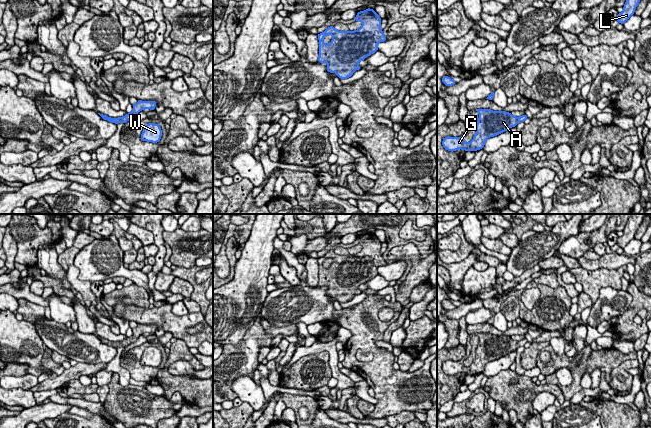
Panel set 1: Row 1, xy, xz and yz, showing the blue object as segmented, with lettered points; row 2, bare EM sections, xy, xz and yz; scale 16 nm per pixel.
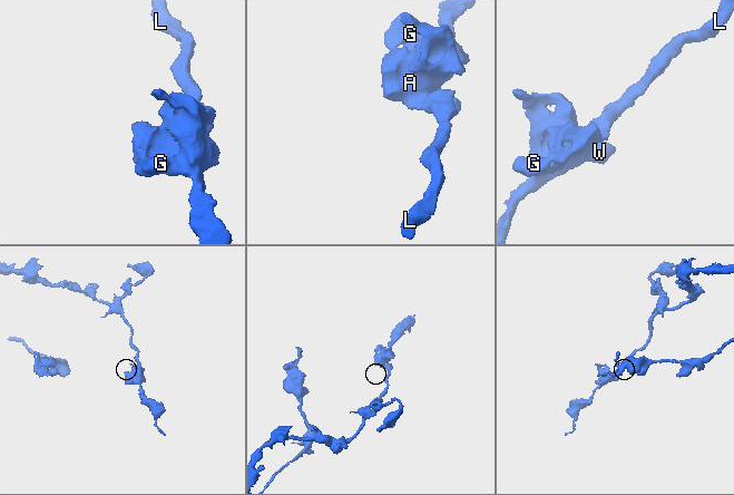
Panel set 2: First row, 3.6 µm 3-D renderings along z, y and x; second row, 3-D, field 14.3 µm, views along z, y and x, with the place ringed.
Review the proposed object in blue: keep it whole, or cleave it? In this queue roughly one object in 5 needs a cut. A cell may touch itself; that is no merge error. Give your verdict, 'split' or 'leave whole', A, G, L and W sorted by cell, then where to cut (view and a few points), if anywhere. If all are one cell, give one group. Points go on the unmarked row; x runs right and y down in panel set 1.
leave whole; A G L W; no cut

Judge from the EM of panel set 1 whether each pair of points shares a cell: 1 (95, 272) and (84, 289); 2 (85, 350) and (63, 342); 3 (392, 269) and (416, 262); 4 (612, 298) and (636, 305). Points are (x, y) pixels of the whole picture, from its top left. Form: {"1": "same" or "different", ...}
{"1": "different", "2": "same", "3": "different", "4": "different"}

